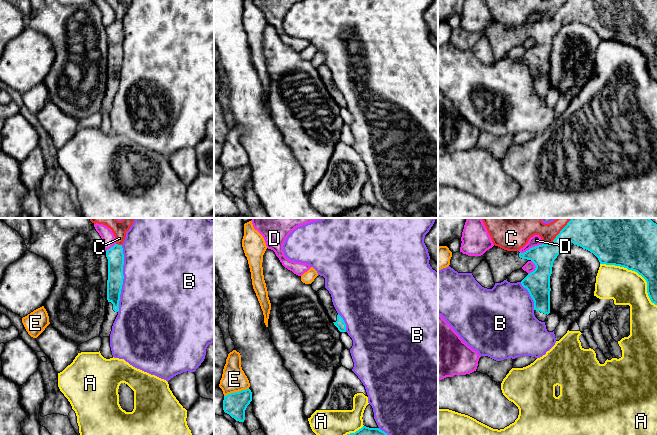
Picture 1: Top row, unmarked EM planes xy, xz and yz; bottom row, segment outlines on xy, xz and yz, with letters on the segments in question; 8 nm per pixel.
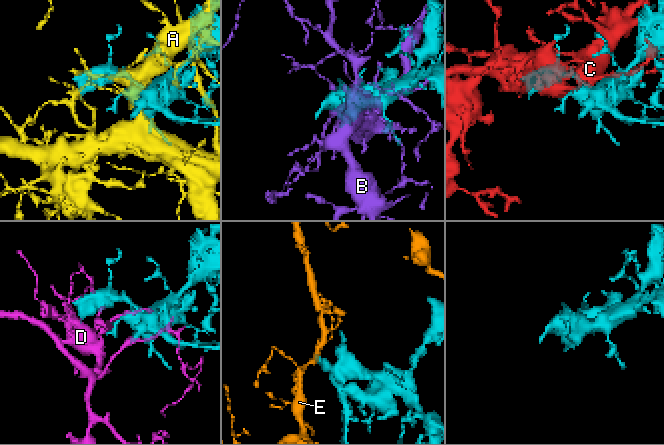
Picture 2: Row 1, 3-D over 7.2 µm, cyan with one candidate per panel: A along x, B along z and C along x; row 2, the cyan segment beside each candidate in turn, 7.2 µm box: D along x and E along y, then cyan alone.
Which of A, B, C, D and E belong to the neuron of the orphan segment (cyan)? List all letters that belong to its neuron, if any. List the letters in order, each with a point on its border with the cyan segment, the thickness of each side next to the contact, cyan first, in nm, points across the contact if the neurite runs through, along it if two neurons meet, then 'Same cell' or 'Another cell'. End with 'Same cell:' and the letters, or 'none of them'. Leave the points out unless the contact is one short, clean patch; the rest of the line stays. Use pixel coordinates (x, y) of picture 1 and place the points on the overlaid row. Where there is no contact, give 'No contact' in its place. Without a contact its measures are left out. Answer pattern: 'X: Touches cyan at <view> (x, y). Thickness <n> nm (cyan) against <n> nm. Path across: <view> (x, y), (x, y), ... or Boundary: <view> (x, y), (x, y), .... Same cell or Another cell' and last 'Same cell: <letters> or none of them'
A: Touches cyan at yz (636, 271). Thickness 440 nm (cyan) against 280 nm. Another cell
B: Touches cyan at xy (123, 278). Thickness 140 nm (cyan) against 500 nm. Another cell
C: Touches cyan at yz (558, 234). Thickness 320 nm (cyan) against 200 nm. Another cell
D: Touches cyan at yz (532, 247). Thickness 190 nm (cyan) against 90 nm. Another cell
E: Touches cyan at xz (236, 392). Thickness 190 nm (cyan) against 190 nm. Another cell
Same cell: none of them

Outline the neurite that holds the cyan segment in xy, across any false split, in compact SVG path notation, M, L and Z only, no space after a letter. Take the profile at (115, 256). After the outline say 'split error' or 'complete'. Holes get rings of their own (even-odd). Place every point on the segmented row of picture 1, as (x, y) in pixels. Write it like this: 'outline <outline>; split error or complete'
outline M115 244L106 251L108 259L107 311L100 337L110 337L113 323L118 315L120 294L123 285L124 254L122 245Z; split error

